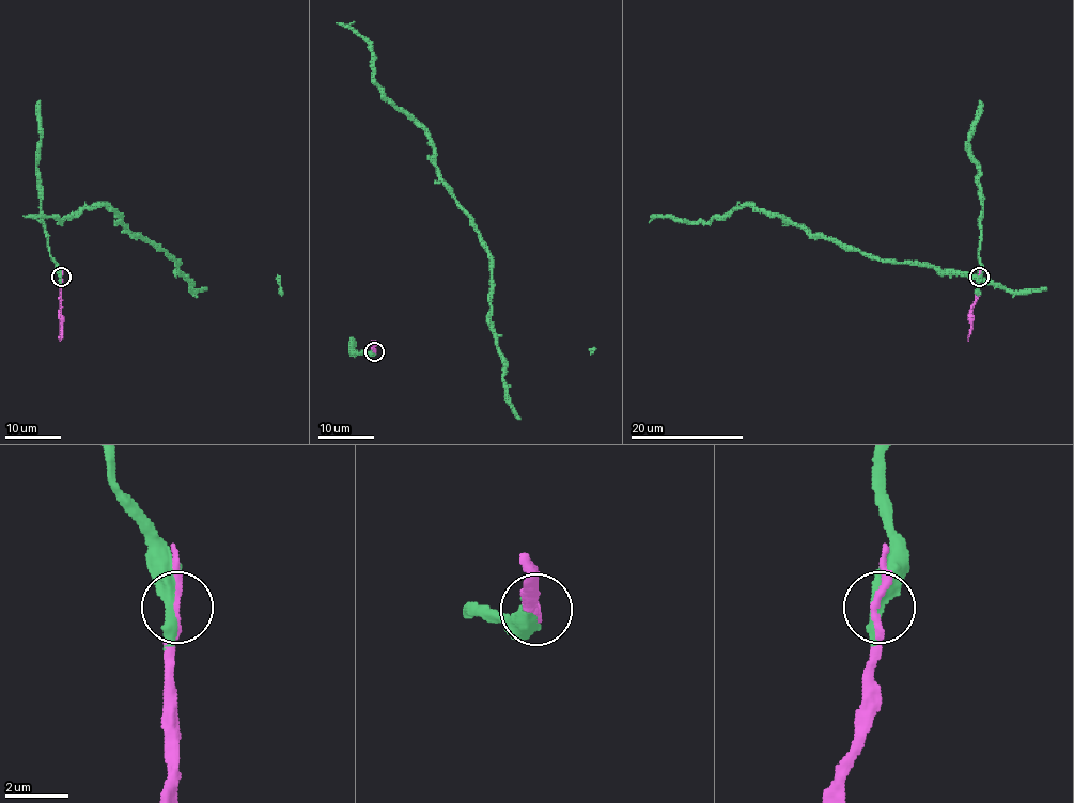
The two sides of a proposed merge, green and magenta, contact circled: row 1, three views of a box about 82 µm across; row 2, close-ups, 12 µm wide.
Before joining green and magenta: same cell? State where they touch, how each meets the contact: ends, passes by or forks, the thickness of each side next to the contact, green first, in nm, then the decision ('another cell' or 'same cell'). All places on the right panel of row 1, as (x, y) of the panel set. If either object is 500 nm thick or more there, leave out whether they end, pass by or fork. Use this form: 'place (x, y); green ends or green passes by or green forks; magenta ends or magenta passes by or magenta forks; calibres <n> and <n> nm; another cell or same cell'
place (979, 277); green passes by; magenta passes by; calibres 420 and 190 nm; same cell

